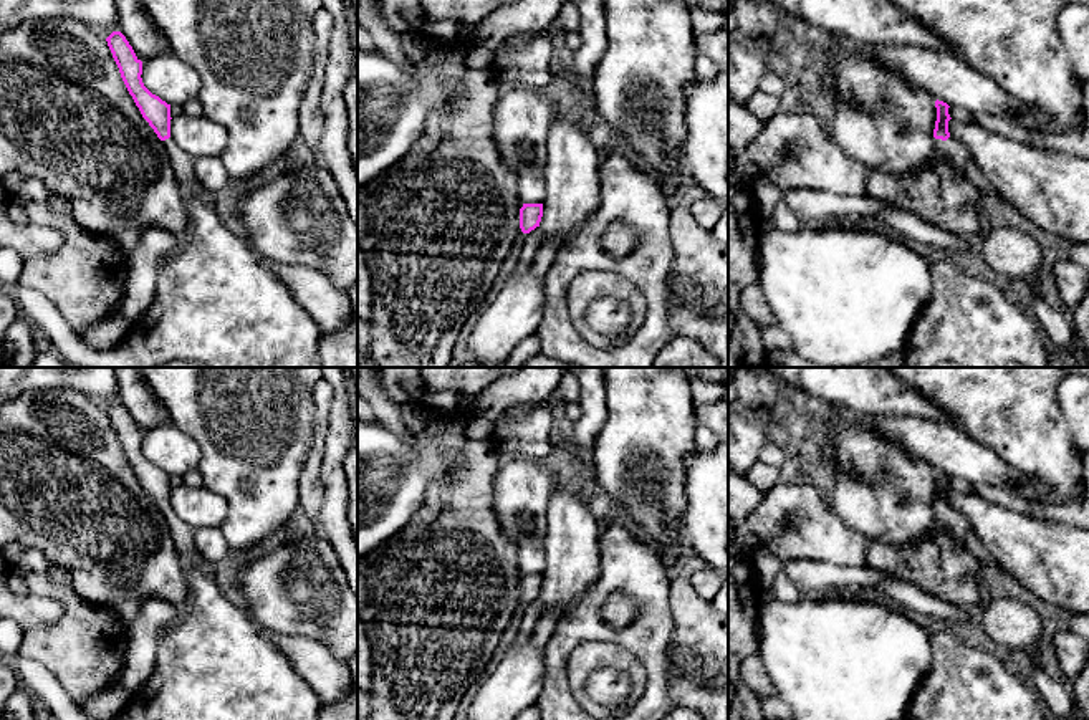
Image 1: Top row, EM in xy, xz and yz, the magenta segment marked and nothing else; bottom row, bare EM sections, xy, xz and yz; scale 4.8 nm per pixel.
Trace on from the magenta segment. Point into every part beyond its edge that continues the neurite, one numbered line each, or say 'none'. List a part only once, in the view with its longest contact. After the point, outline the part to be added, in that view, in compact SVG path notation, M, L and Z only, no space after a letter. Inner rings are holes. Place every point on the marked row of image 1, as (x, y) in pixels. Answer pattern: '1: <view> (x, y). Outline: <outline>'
1: yz (955, 154). Outline: M952 136L947 141L933 137L933 144L937 154L943 157L950 167L958 170L960 174L968 174L970 154L958 139Z

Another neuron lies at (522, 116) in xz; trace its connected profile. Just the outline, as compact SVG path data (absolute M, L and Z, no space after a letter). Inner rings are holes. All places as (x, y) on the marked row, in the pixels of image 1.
M508 88L495 106L495 142L501 162L516 174L523 204L543 204L546 197L546 139L559 108L543 93Z

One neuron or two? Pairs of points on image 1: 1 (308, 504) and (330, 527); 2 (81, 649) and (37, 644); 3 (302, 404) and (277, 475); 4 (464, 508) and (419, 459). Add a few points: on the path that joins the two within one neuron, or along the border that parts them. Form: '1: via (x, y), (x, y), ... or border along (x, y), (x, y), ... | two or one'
1: border along (320, 475), (323, 489), (320, 532) | two
2: via (70, 649), (48, 646) | one
3: via (283, 422), (277, 429), (277, 457) | one
4: border along (465, 451), (465, 459), (449, 467), (441, 485) | two

